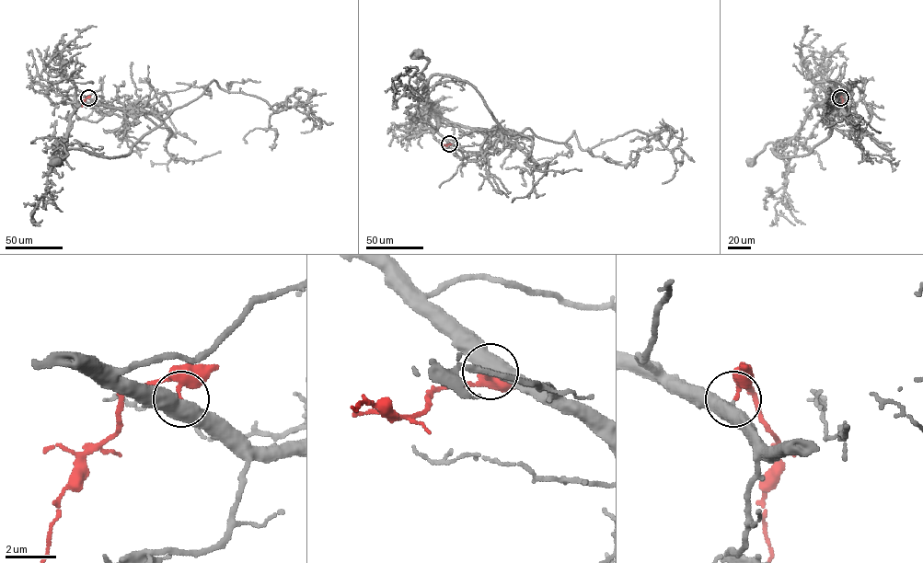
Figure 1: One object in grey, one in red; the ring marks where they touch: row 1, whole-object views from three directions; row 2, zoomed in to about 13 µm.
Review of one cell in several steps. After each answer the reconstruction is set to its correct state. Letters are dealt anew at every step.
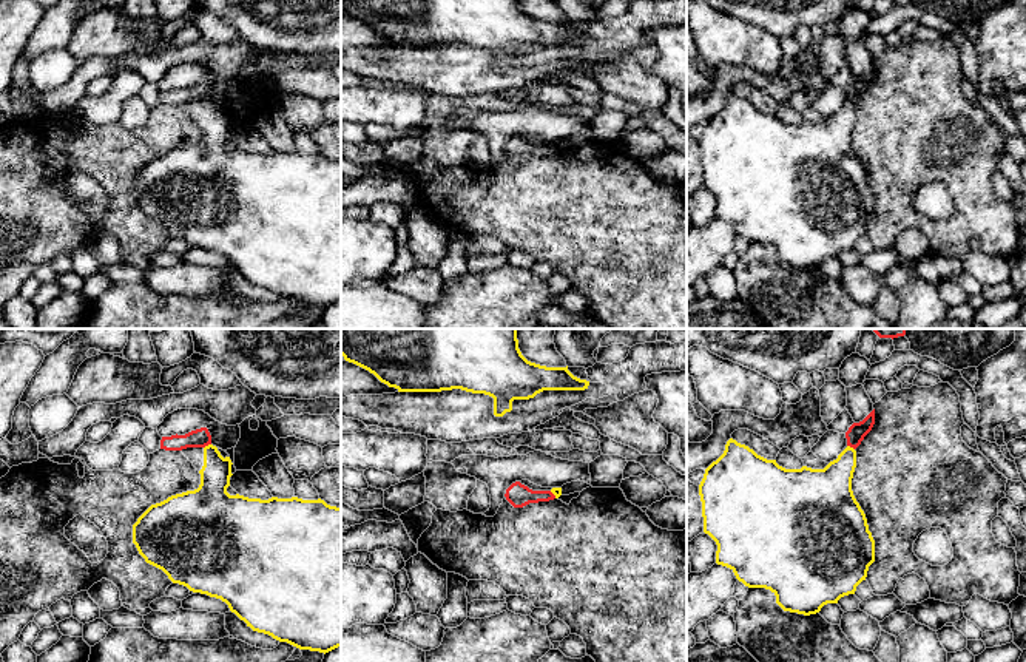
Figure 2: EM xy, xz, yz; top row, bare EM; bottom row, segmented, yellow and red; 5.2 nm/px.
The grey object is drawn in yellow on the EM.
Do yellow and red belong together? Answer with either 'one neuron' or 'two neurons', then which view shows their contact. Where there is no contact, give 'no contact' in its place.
two neurons | xy

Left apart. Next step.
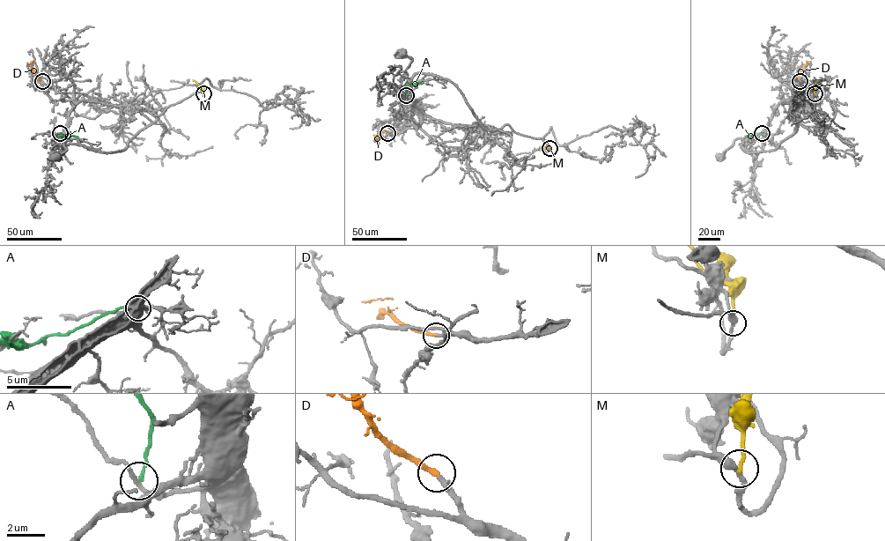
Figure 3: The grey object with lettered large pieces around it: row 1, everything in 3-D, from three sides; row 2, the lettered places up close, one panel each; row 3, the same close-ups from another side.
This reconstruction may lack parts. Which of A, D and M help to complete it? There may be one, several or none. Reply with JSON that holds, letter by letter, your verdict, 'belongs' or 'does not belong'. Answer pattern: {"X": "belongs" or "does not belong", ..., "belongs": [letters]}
{"A": "does not belong", "D": "belongs", "M": "does not belong", "belongs": ["D"]}

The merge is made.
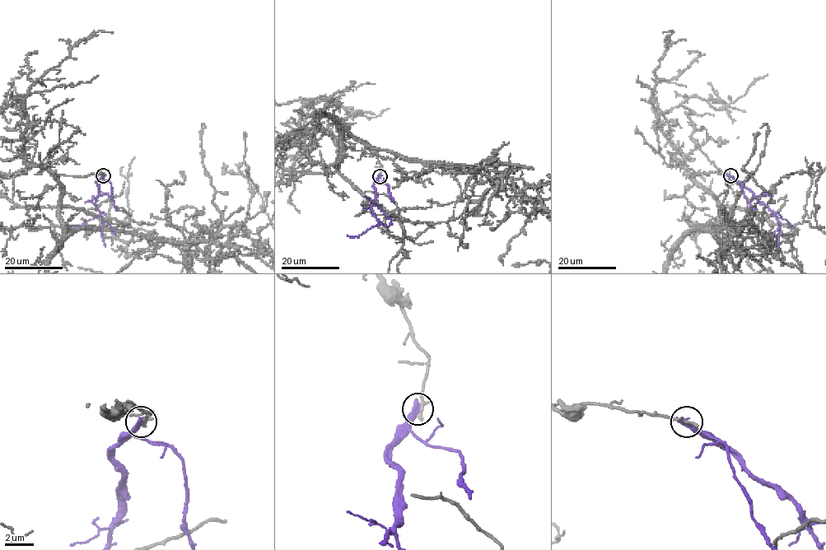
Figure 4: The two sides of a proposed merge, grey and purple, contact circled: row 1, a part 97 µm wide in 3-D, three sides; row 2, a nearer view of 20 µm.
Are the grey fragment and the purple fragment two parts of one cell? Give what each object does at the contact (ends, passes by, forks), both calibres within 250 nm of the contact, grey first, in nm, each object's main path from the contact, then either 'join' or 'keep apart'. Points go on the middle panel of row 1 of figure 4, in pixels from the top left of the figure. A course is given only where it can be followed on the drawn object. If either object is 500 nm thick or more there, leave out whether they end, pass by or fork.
grey ends | purple ends | 320/480 nm | purple via (380, 176), (374, 185), (375, 198), (371, 206), (379, 222), (358, 235), (347, 235) | keep apart

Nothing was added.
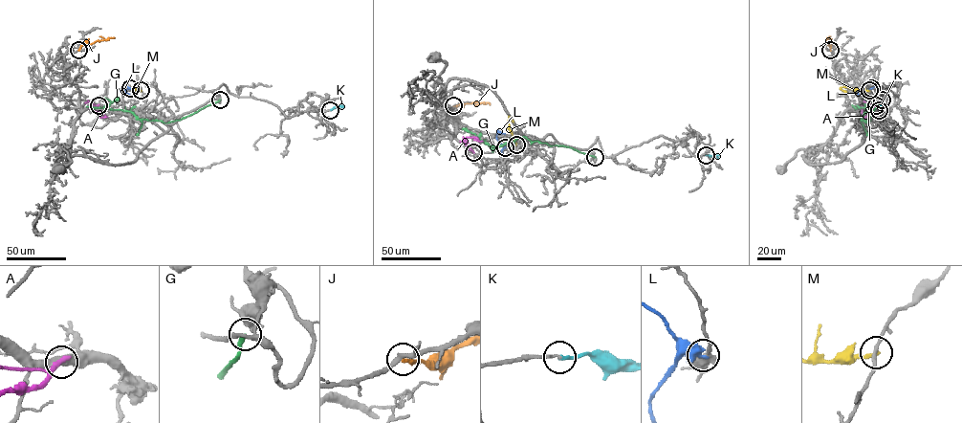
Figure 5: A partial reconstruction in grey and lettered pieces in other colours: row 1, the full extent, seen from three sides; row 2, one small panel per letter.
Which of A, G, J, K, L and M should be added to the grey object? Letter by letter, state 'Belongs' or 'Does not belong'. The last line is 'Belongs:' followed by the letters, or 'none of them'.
A: Does not belong
G: Does not belong
J: Does not belong
K: Belongs
L: Does not belong
M: Does not belong
Belongs: K

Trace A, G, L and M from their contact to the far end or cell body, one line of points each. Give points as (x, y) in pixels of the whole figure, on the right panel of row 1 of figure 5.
A: (877, 105), (863, 106), (862, 113), (866, 115), (863, 116)
G: (882, 100), (866, 122), (861, 120), (862, 117), (871, 110), (853, 106)
L: (872, 88), (856, 92), (858, 94)
M: (869, 90), (841, 87), (846, 92)

